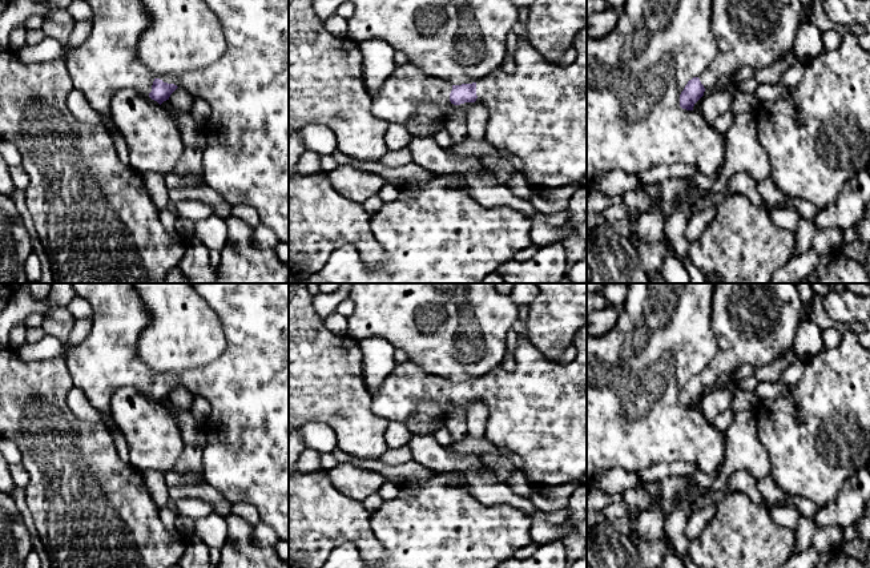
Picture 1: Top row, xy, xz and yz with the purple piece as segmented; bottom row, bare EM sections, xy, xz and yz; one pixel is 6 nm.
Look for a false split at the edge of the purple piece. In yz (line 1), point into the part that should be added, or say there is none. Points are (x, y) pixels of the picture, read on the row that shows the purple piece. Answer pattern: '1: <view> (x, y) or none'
1: yz (756, 33)

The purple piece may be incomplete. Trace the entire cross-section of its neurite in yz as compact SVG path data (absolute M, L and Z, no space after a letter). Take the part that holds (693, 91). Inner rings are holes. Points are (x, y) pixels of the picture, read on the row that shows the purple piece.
M712 0L712 32L718 52L709 68L688 81L680 94L680 106L693 110L694 104L720 78L737 69L752 67L757 71L774 64L794 49L801 21L799 0Z

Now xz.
M587 25L581 28L575 40L576 59L565 67L549 63L525 40L519 37L515 52L515 72L507 73L502 68L472 84L450 85L423 73L411 63L395 67L388 78L371 98L371 113L388 124L407 124L416 108L431 104L444 121L456 110L466 112L475 101L480 101L488 110L486 141L499 152L509 153L524 164L524 177L533 189L563 188L579 185L587 178Z

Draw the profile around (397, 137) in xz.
M390 124L386 130L386 145L388 150L407 148L414 136L407 130L404 124Z

